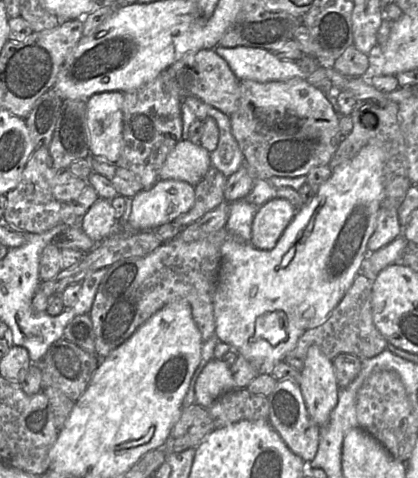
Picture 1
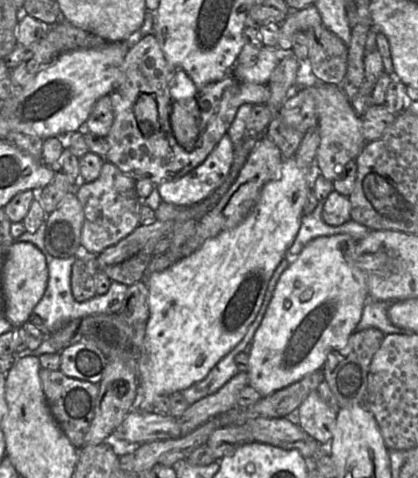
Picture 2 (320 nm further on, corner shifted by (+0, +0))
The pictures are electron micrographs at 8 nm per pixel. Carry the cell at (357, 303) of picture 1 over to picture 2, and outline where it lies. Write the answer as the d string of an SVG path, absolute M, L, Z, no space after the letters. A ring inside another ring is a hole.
M377 328L354 331L343 348L329 354L321 370L324 381L329 385L341 408L365 405L369 367L373 356L381 346L384 336L385 334Z

